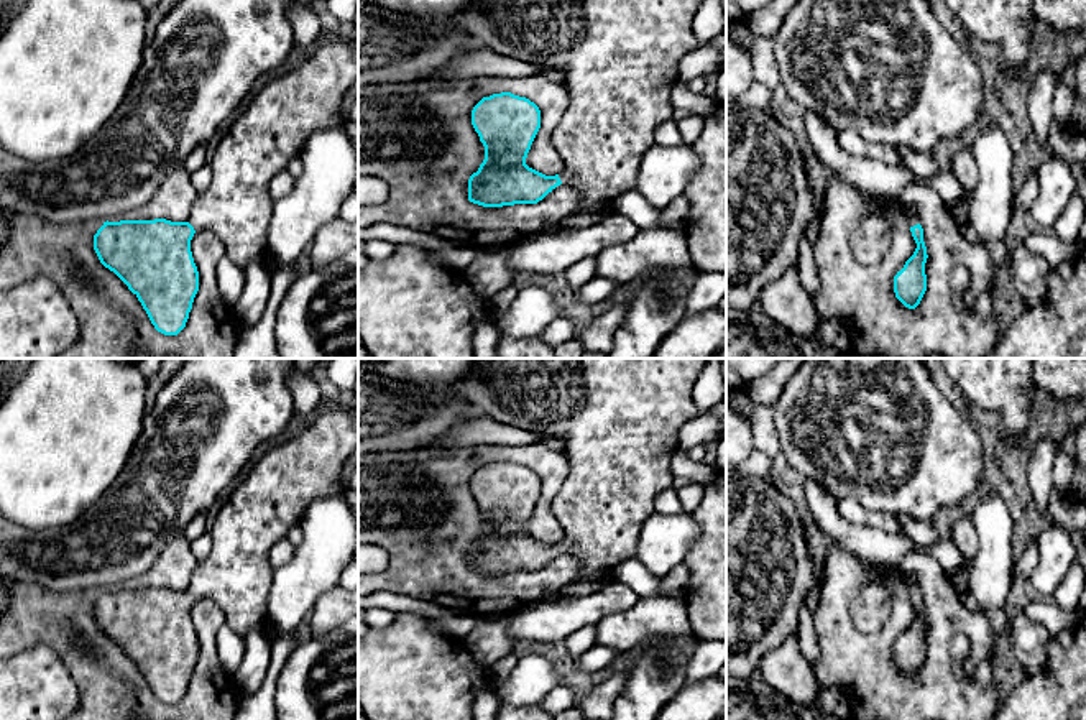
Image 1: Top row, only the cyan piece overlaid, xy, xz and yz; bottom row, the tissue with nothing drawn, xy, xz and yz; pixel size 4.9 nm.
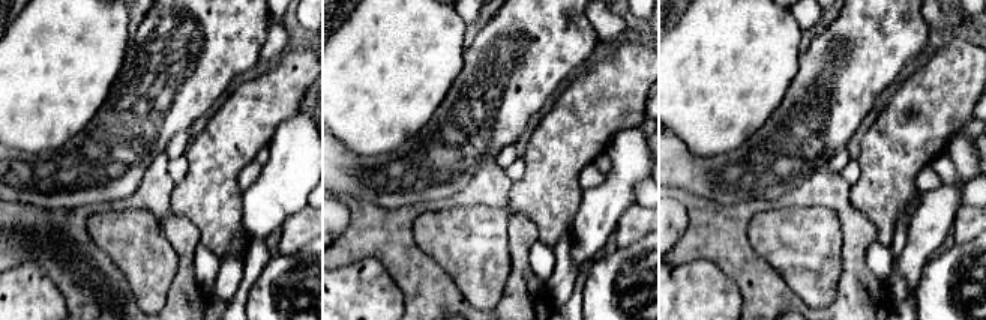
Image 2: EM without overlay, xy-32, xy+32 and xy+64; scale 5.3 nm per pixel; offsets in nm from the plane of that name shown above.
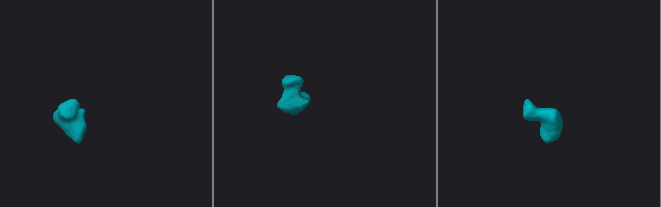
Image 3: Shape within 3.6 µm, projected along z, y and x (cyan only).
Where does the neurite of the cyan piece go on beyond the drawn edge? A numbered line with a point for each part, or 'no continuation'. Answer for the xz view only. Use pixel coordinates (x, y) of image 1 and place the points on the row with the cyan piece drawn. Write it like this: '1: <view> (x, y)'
1: xz (620, 58)

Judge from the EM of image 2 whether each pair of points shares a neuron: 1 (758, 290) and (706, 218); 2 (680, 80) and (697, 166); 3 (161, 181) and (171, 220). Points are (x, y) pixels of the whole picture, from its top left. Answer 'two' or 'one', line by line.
1: one
2: two
3: one

